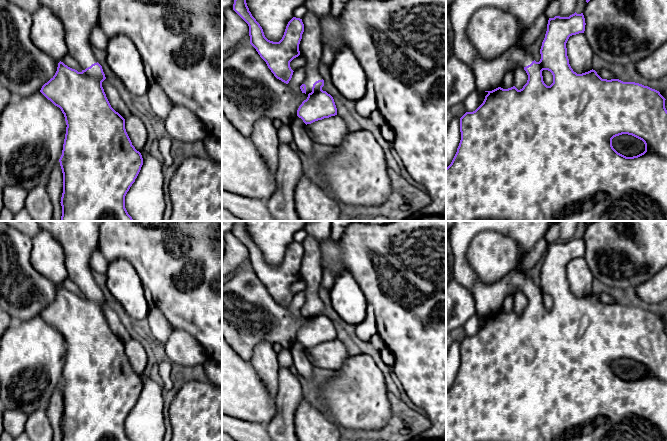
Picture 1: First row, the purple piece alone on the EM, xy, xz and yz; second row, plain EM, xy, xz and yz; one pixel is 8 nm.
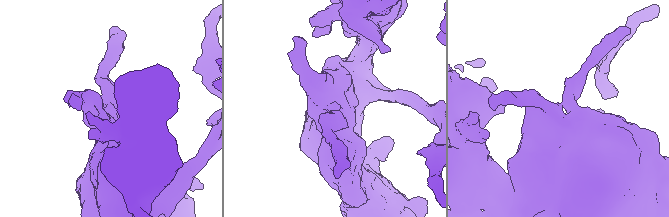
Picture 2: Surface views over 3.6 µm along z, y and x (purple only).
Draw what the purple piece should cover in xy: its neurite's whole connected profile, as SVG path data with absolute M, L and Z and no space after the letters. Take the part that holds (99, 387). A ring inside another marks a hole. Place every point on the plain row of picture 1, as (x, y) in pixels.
M102 221L37 222L41 229L50 233L61 245L68 277L83 293L78 296L60 285L55 299L40 314L48 324L61 333L67 349L62 379L59 383L63 397L61 441L131 441L125 432L125 420L141 394L143 382L132 369L125 353L125 343L111 331L106 321L102 311L106 301L92 275L90 258L98 246Z

